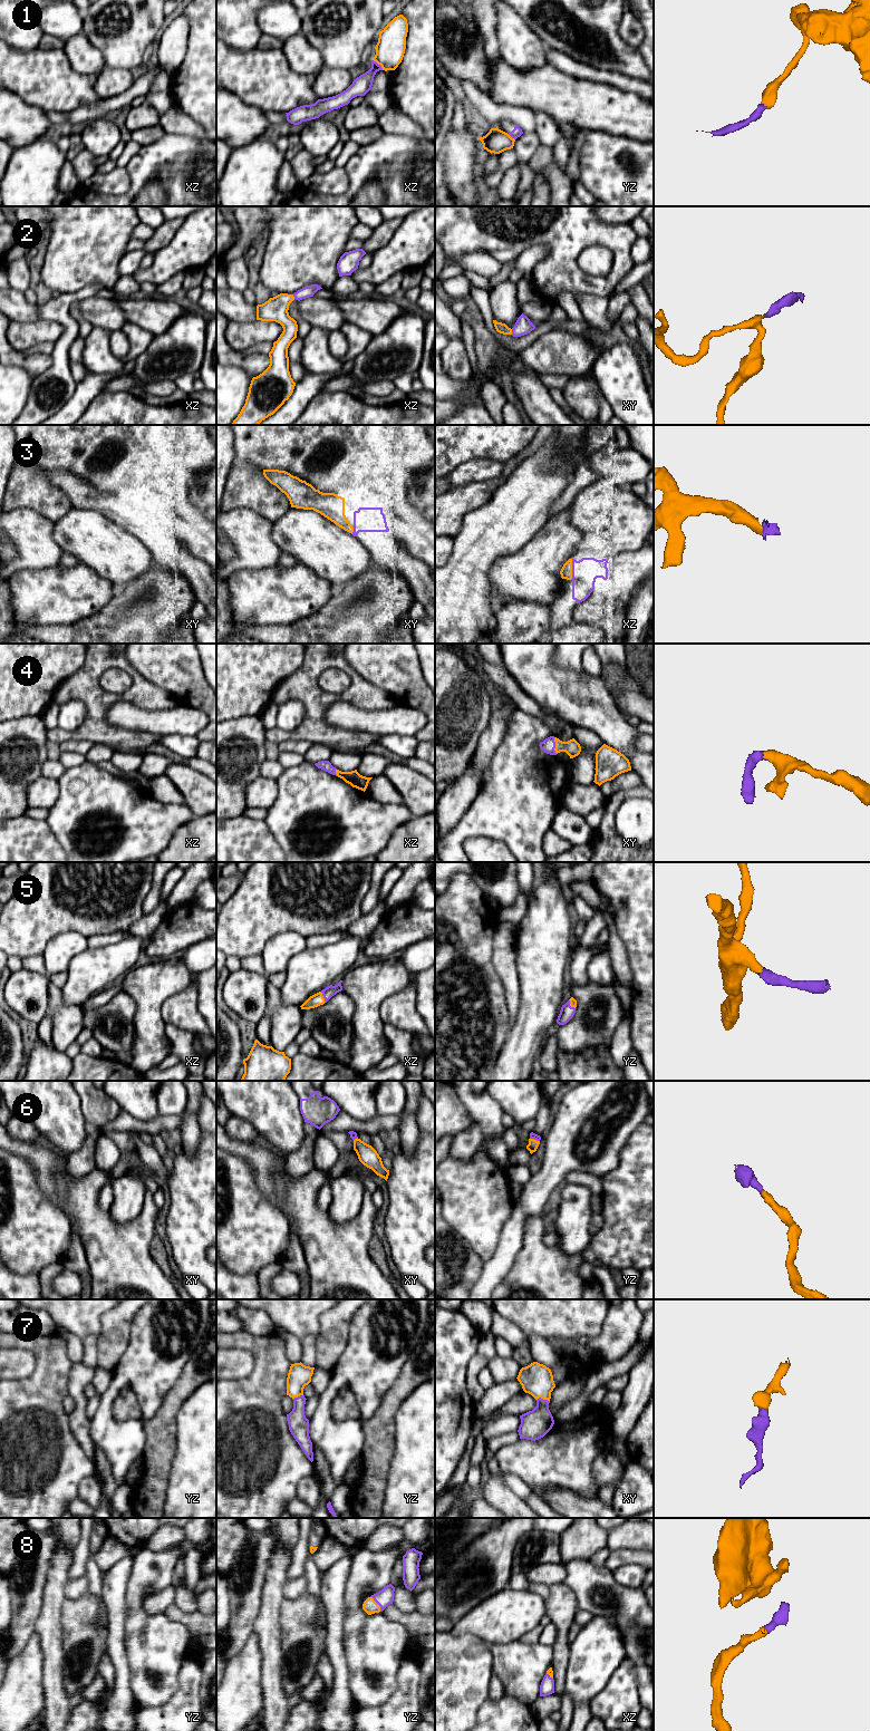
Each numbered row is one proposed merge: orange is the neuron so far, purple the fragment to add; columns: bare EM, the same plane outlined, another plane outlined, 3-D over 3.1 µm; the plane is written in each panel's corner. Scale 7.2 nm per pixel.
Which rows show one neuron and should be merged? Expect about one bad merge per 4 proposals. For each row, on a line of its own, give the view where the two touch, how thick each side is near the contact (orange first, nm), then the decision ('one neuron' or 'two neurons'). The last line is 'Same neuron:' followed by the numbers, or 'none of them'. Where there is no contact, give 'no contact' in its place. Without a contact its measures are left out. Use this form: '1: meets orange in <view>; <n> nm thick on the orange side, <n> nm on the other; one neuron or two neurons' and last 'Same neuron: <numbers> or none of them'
1: meets orange in xz; 200 nm thick on the orange side, 140 nm on the other; two neurons
2: meets orange in xy; 80 nm thick on the orange side, 120 nm on the other; one neuron
3: meets orange in xz; 90 nm thick on the orange side, 190 nm on the other; one neuron
4: meets orange in xy; 110 nm thick on the orange side, 100 nm on the other; one neuron
5: meets orange in xz; 90 nm thick on the orange side, 80 nm on the other; one neuron
6: meets orange in yz; 70 nm thick on the orange side, 50 nm on the other; one neuron
7: meets orange in xy; 220 nm thick on the orange side, 200 nm on the other; one neuron
8: meets orange in yz; 100 nm thick on the orange side, 120 nm on the other; one neuron
Same neuron: 2, 3, 4, 5, 6, 7, 8

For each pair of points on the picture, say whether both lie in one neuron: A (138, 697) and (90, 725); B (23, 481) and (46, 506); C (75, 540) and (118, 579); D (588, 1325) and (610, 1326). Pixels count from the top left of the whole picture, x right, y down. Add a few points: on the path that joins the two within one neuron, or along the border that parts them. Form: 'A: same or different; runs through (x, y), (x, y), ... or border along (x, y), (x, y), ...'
A: same; runs through (128, 669), (105, 664), (93, 676), (93, 697)
B: same; runs through (30, 487), (42, 500)
C: same; runs through (86, 547), (107, 568)
D: different; border along (608, 1311), (599, 1334), (577, 1336)

